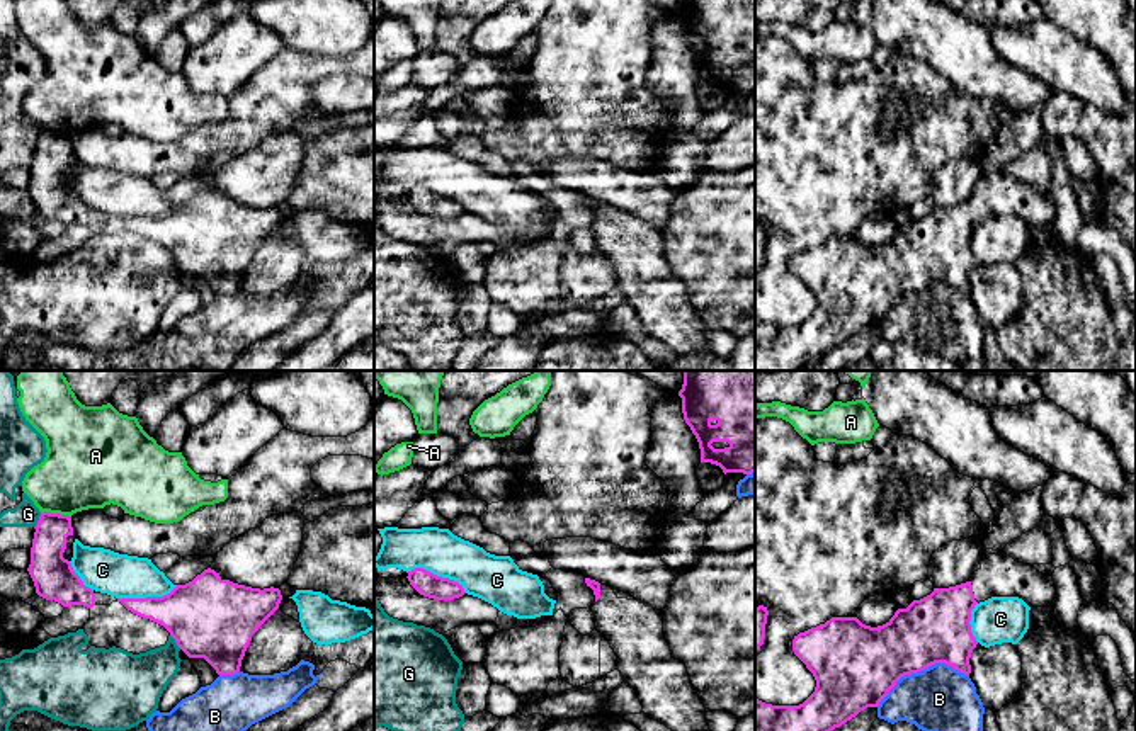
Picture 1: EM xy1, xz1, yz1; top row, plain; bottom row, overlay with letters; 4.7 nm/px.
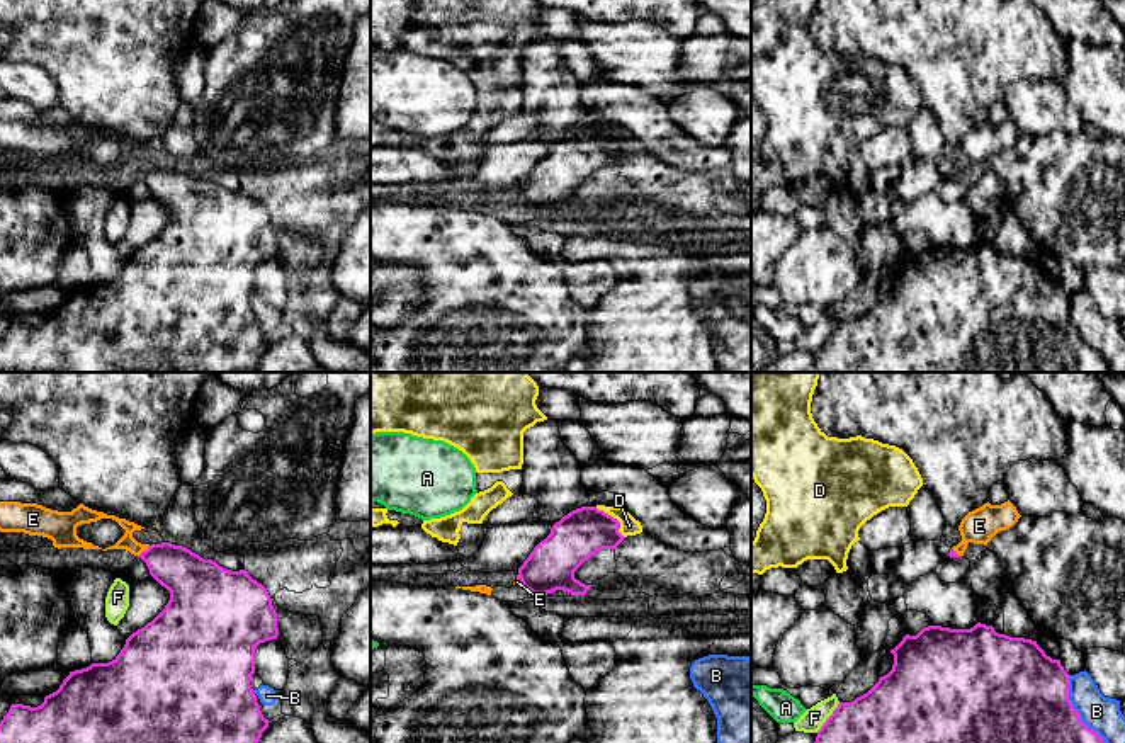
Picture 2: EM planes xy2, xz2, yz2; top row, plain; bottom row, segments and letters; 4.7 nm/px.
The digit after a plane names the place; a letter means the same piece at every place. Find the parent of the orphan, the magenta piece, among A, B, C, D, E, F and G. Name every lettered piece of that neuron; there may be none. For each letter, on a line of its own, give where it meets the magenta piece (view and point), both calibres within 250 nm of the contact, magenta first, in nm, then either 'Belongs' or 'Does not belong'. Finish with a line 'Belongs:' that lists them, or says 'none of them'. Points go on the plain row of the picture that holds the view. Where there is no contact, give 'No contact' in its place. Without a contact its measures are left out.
A: Touches magenta at xy1 (56, 133). Thickness 160 nm (magenta) against 380 nm. Does not belong
B: Touches magenta at yz1 (920, 289). Thickness 320 nm (magenta) against 320 nm. Does not belong
C: Touches magenta at xz1 (436, 194). Thickness 120 nm (magenta) against 220 nm. Does not belong
D: Touches magenta at xz2 (612, 136). Thickness 240 nm (magenta) against 90 nm. Does not belong
E: Touches magenta at xy2 (143, 170). Thickness 220 nm (magenta) against 70 nm. Does not belong
F: Touches magenta at yz2 (828, 337). Thickness 500 nm (magenta) against 110 nm. Does not belong
G: Touches magenta at xy1 (38, 140). Thickness 190 nm (magenta) against 120 nm. Does not belong
Belongs: none of them

